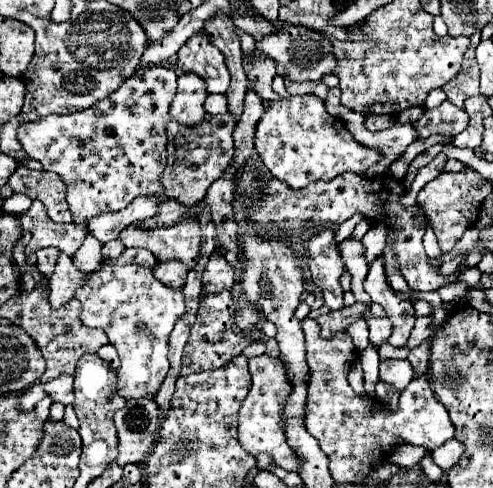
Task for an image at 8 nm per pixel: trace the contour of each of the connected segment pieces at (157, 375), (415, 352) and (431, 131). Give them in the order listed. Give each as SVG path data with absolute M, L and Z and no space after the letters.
M103 265L99 271L95 271L89 281L77 289L75 297L81 301L83 311L81 311L81 321L87 327L99 327L107 333L109 343L117 349L119 359L121 359L121 371L125 371L125 377L117 377L117 391L123 399L143 399L143 397L155 397L163 379L167 377L169 371L169 361L167 361L167 341L169 335L175 327L175 323L183 317L185 303L183 303L183 293L177 289L167 289L165 285L159 285L155 281L153 273L149 267L143 265Z
M421 343L419 347L411 349L407 361L413 365L415 377L427 375L427 371L429 371L429 349L427 349L427 343Z
M445 101L435 109L429 109L423 113L419 121L413 123L415 131L419 133L421 139L427 139L431 135L445 135L445 137L455 137L467 127L467 113L455 107L453 103Z

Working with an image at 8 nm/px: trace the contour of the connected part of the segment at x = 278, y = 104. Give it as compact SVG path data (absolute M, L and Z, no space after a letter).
M315 95L271 101L255 129L255 151L273 175L293 189L301 189L311 181L331 181L347 169L363 175L367 167L379 161L379 153L359 145L351 133L347 133L343 121L331 117L323 101Z

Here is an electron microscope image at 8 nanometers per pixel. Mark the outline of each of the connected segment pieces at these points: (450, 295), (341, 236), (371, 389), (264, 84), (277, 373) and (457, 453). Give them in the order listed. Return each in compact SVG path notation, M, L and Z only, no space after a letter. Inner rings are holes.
M458 281L454 284L441 287L441 289L438 290L438 293L441 295L444 302L449 302L465 295L467 291L468 286L466 283Z
M353 215L349 221L345 221L345 223L341 223L333 233L335 233L335 243L341 243L341 241L345 241L351 233L353 233L353 229L355 229L355 225L361 221L363 217L361 215Z
M369 345L365 351L359 353L361 359L361 367L365 373L365 393L367 395L375 395L375 385L379 381L379 355L377 349L373 345Z
M255 49L251 57L243 55L243 67L247 75L247 87L253 89L259 99L277 99L277 93L273 93L271 89L271 81L277 75L275 61Z
M259 355L249 359L249 371L253 377L253 385L249 389L247 399L243 401L239 409L239 443L243 445L245 451L259 455L259 453L269 453L275 461L275 465L283 467L285 471L297 471L299 461L295 461L295 455L291 453L287 439L283 435L283 419L281 419L281 409L291 393L291 383L287 379L287 369L279 359Z
M457 439L447 441L445 445L437 447L433 453L433 461L441 467L441 469L451 469L451 465L455 465L459 461L459 457L463 455L463 443L459 443Z

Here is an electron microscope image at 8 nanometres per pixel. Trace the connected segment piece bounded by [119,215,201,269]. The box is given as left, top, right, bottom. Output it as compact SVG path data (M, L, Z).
M187 215L171 227L157 227L147 231L141 229L141 223L143 221L131 223L121 231L119 241L123 243L123 247L143 247L157 255L161 263L179 259L189 269L193 269L199 259L201 247L201 229L197 217Z

